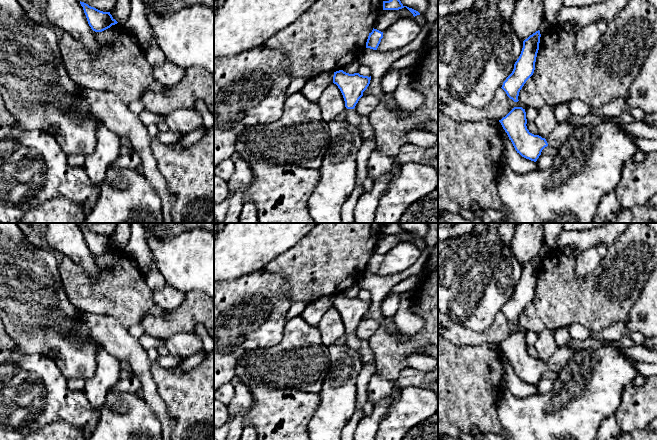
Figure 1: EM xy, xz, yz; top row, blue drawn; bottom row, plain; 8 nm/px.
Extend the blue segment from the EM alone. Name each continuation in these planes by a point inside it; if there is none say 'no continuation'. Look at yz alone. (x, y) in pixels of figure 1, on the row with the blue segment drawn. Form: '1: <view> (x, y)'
1: yz (561, 132)

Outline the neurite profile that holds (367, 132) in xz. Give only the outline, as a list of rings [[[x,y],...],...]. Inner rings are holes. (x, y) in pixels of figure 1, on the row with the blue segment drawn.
[[[360,116],[360,132],[362,136],[362,140],[370,140],[375,138],[375,132],[371,126],[371,123],[369,121],[369,117],[366,116]]]

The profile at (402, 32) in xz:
[[[401,18],[383,32],[383,38],[377,48],[380,53],[399,50],[412,42],[421,32],[414,18]]]

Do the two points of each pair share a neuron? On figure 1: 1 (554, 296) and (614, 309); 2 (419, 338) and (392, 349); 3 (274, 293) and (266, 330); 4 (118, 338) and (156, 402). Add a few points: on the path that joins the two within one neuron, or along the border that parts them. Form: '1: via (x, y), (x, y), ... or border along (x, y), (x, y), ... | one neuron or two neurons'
1: via (569, 299), (599, 301) | one neuron
2: via (412, 345), (399, 346) | one neuron
3: via (267, 302), (266, 321) | one neuron
4: via (134, 354), (140, 363), (148, 386) | one neuron

